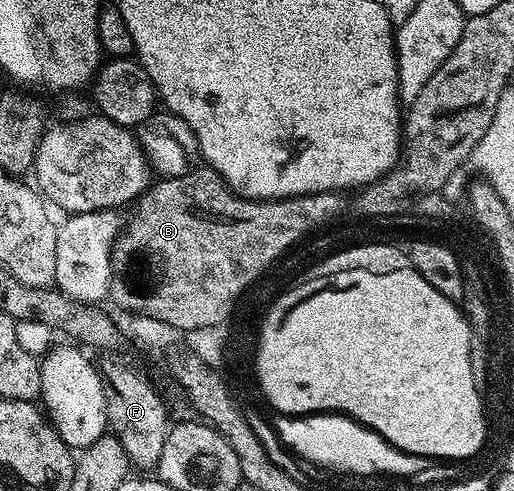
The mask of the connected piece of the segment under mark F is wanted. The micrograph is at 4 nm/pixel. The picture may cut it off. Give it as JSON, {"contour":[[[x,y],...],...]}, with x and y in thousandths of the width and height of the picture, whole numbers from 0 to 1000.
{"contour":[[[214,739],[198,756],[198,780],[206,786],[206,857],[220,888],[230,894],[251,935],[251,949],[276,963],[302,957],[311,939],[313,914],[335,853],[323,847],[315,813],[257,756]]]}

